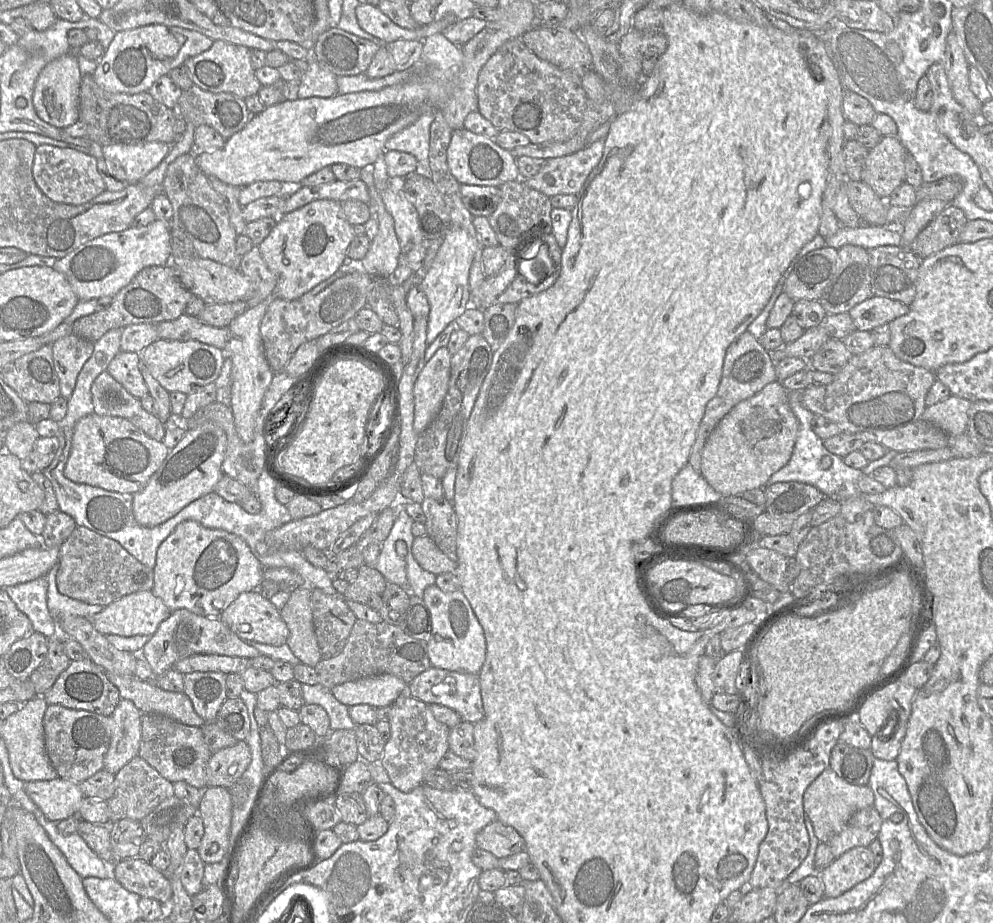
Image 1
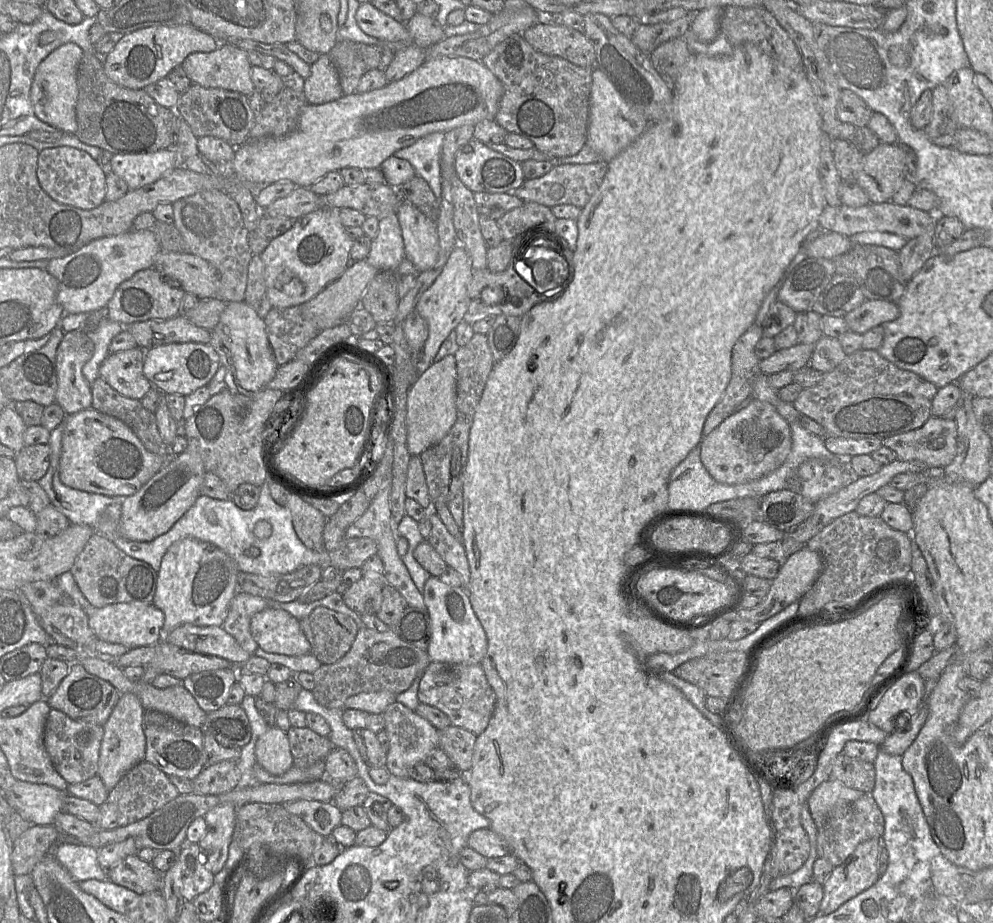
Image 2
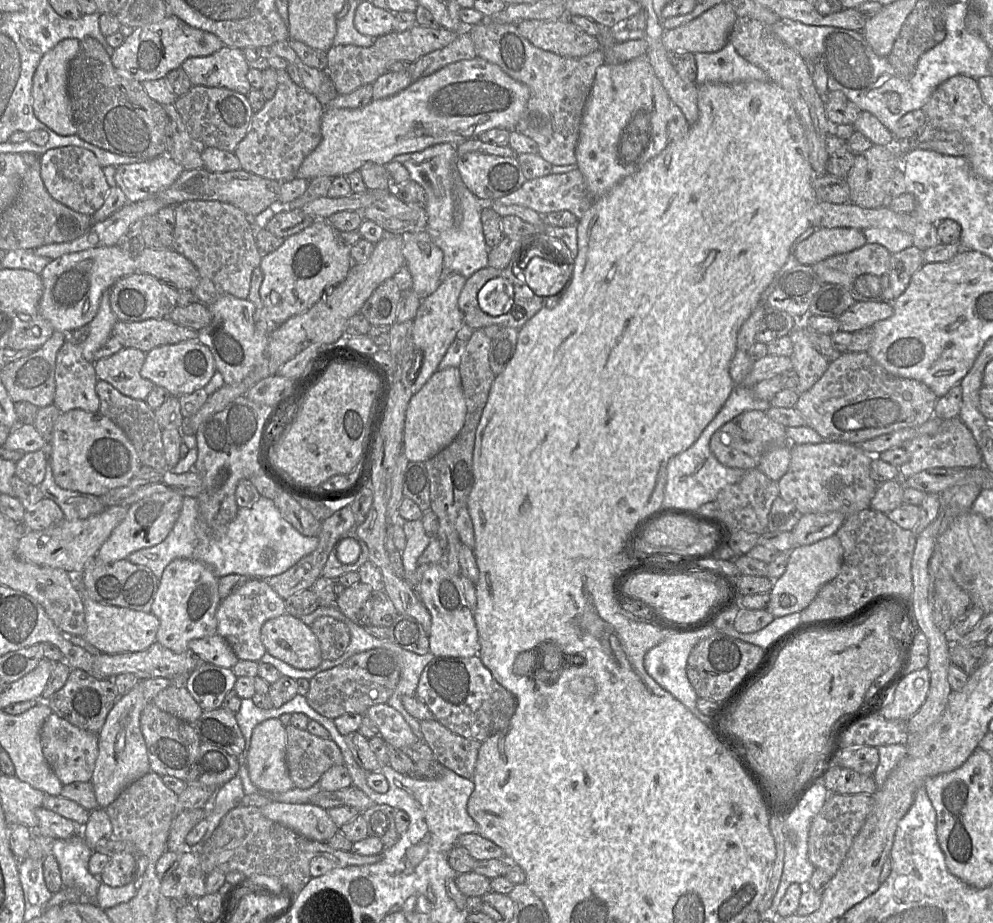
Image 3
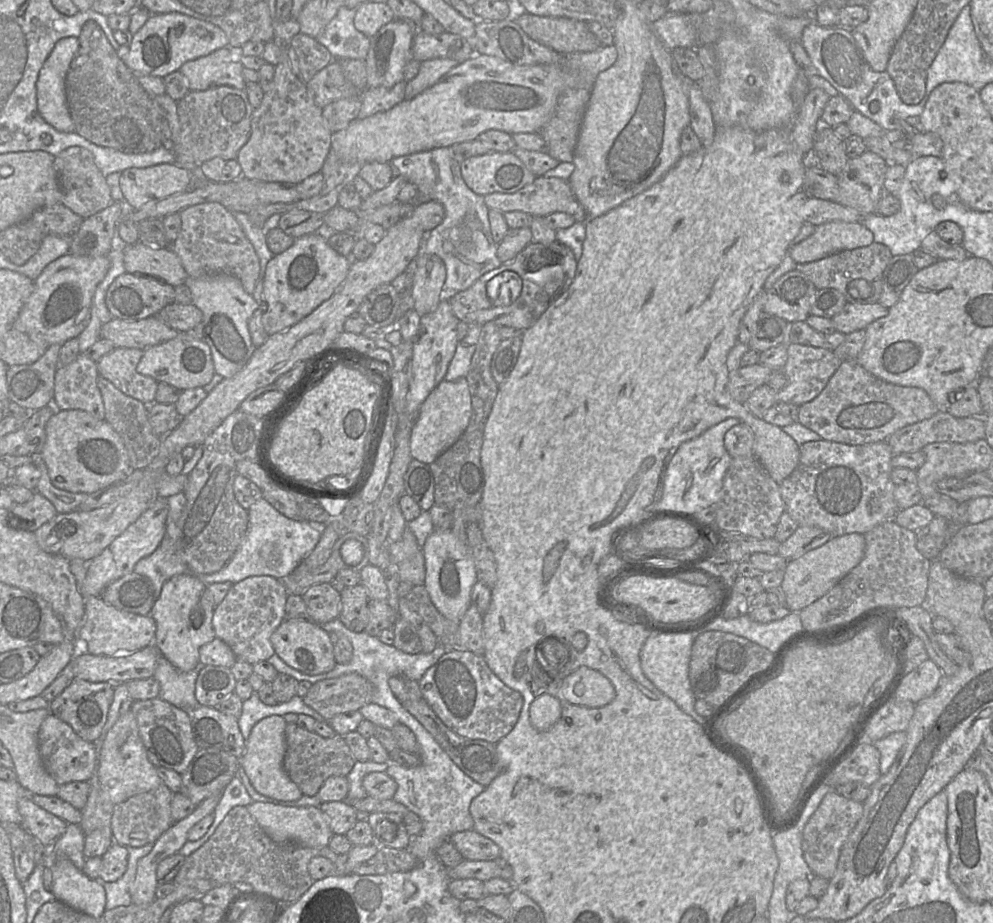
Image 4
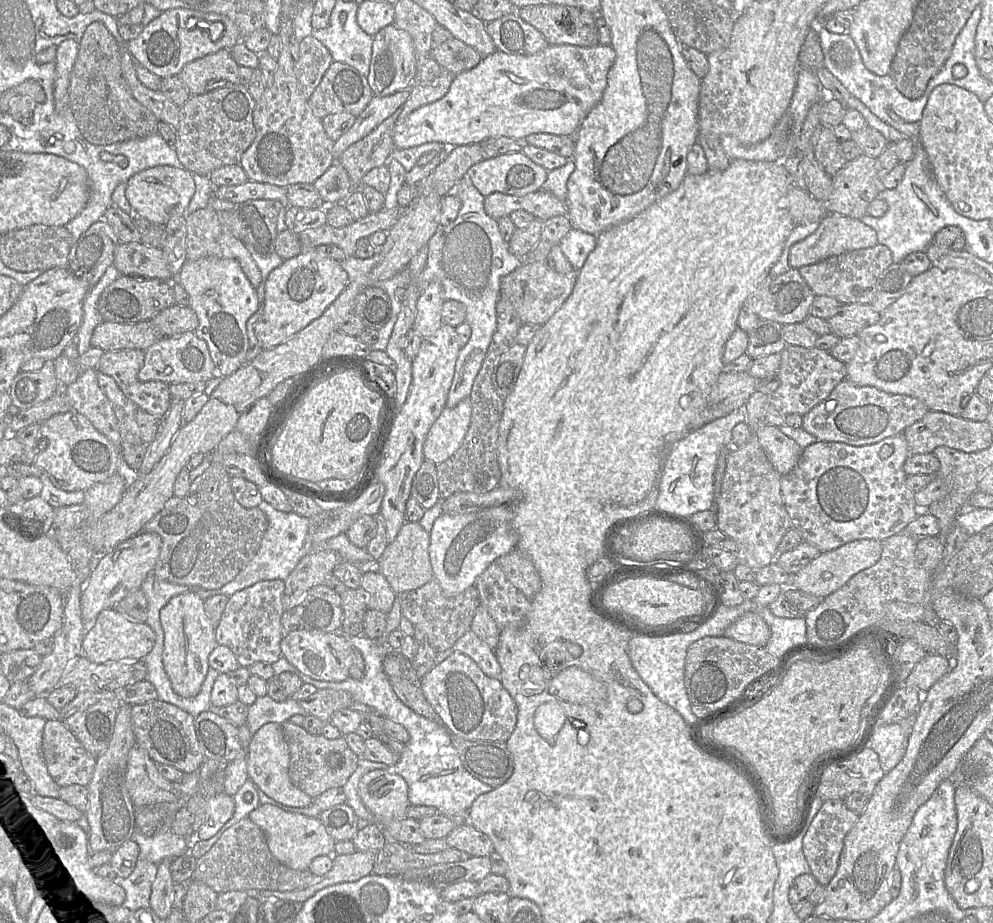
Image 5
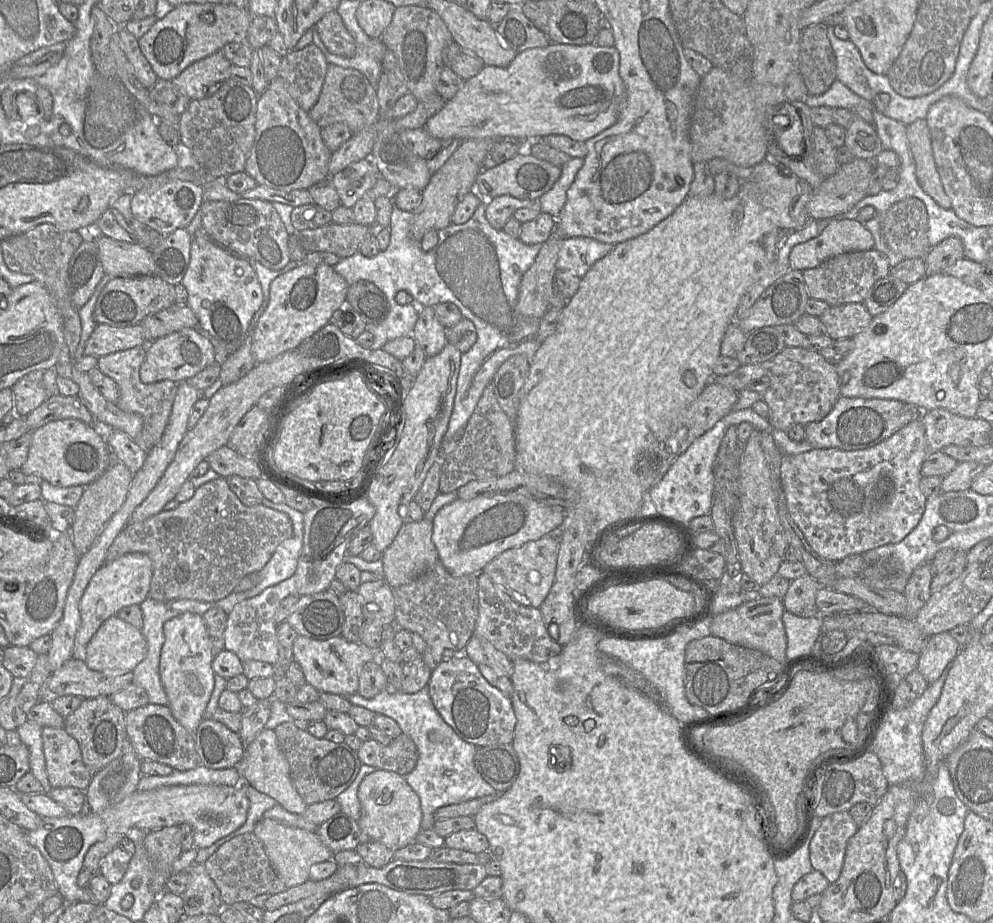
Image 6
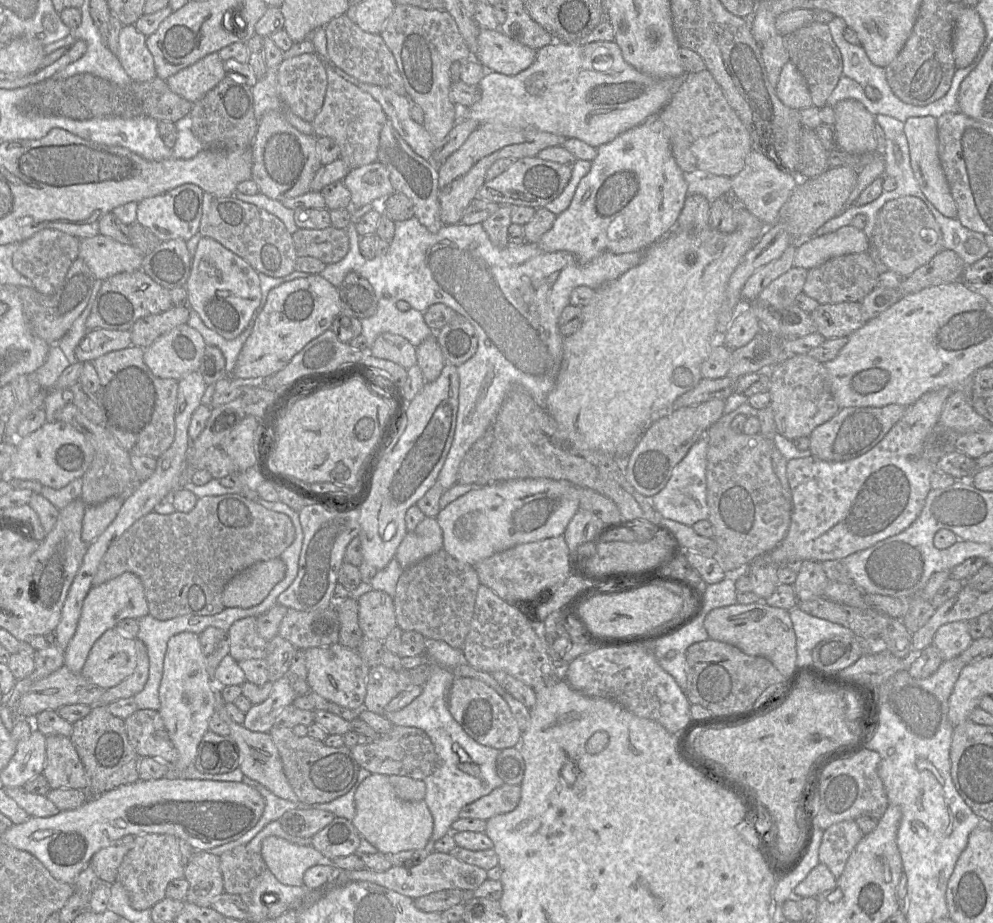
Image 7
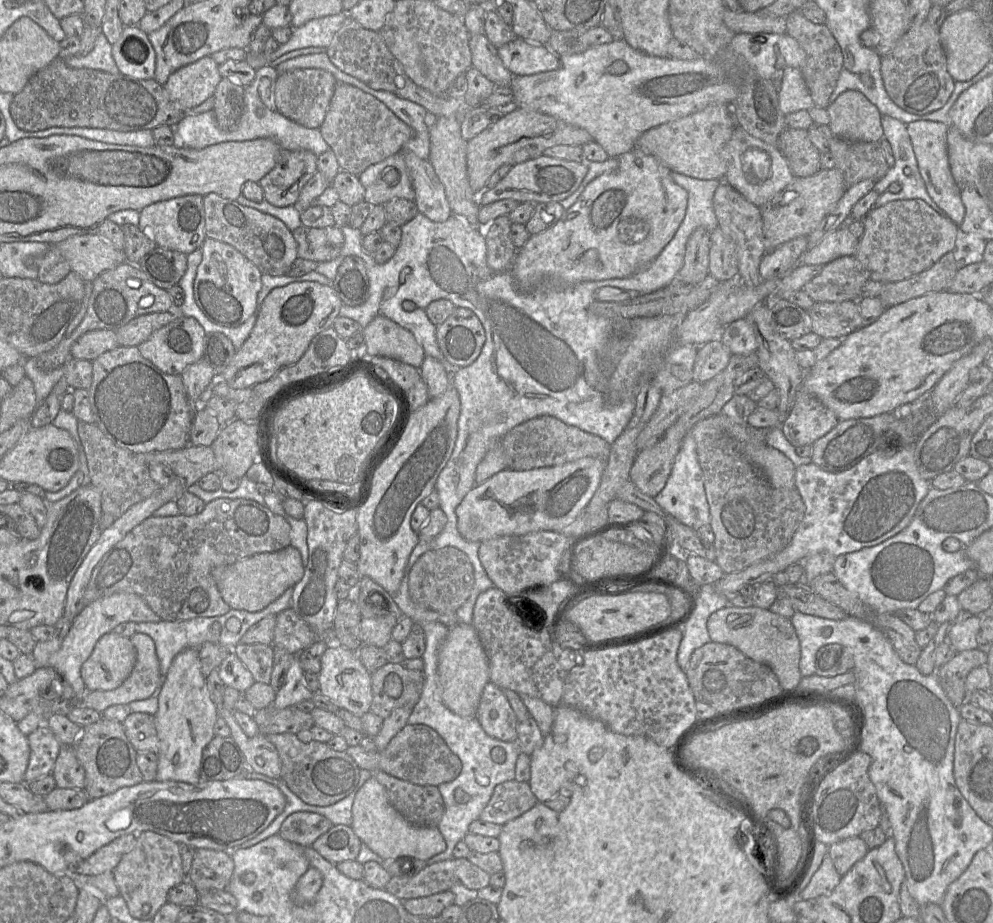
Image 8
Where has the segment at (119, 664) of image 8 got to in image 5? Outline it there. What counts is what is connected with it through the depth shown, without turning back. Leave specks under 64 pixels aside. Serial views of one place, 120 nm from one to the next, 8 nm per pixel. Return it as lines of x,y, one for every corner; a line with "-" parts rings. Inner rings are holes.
114,608
102,610
93,626
85,633
81,655
93,663
103,664
117,661
143,660
152,650
155,641
154,631
146,622
135,622
126,618

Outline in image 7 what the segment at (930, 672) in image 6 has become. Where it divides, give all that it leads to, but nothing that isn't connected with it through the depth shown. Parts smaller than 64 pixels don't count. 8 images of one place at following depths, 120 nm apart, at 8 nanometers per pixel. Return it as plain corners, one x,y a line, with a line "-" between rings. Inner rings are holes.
955,621
940,626
931,645
939,650
943,661
947,661
960,655
972,641
968,631
968,622

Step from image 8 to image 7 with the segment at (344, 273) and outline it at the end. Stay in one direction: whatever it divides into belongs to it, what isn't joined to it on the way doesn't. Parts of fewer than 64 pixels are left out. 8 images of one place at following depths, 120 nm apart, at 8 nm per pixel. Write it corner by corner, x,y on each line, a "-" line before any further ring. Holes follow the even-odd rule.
350,271
337,287
342,310
349,311
358,319
374,316
378,299
369,281
356,271

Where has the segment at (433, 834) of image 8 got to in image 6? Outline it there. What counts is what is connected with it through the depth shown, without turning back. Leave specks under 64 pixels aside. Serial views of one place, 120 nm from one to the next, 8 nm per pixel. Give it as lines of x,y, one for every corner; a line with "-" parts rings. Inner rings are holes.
376,770
364,777
358,788
361,816
358,825
370,840
397,851
415,842
421,831
422,811
417,793
406,782
404,776
395,772

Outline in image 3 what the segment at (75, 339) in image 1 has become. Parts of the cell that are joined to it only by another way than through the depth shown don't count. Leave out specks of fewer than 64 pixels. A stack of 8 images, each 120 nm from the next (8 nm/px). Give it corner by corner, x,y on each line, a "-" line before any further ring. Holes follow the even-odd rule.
66,340
57,353
53,403
61,413
72,409
99,411
94,362
85,360
82,352
83,344

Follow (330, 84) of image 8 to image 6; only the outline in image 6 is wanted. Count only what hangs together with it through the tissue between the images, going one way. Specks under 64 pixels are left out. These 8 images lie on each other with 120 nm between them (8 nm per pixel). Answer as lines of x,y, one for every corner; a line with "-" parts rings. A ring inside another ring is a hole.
314,43
301,50
289,51
281,58
278,75
286,80
289,94
306,112
310,111
319,98
328,65
325,55

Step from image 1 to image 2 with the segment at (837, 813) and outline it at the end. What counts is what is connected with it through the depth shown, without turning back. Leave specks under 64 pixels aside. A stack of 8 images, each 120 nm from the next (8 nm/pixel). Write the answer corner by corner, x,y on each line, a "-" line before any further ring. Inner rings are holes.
829,779
822,782
807,800
817,831
834,810
849,805
863,795
862,791
849,788
839,780

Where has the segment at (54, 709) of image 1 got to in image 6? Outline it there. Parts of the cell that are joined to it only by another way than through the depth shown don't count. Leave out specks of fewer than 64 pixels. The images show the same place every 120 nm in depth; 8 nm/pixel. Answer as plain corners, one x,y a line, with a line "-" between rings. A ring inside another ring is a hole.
42,727
46,772
52,787
76,787
84,791
89,787
93,773
83,761
80,746
64,728

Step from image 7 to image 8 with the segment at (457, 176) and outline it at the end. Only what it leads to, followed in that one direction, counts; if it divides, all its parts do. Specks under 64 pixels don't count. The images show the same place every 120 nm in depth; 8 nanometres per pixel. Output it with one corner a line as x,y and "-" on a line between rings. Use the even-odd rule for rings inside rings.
517,108
508,111
497,122
467,141
467,176
472,190
478,195
487,188
491,175
503,165
516,164
543,156
543,152
557,145
582,146
592,142
592,136
584,129
570,125
553,116

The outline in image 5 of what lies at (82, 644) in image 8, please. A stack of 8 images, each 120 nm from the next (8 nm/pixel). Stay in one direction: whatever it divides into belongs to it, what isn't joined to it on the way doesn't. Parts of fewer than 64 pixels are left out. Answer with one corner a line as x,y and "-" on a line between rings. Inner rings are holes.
153,532
138,533
118,544
112,551
96,556
96,566
81,594
82,619
85,633
93,626
98,614
110,609
130,592
140,589
149,573
154,571
161,550
161,538

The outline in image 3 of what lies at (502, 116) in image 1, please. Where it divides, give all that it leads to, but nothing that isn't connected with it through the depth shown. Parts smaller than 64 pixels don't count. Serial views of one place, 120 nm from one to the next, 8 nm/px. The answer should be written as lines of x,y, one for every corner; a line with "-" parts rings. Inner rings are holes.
481,21
470,30
476,55
487,62
499,66
514,80
528,86
530,96
515,130
531,139
538,145
538,154
552,165
576,164
575,154
579,138
583,110
594,82
596,69
605,63
605,54
597,49
583,57
564,57
534,46
518,30
517,24
498,24
492,21

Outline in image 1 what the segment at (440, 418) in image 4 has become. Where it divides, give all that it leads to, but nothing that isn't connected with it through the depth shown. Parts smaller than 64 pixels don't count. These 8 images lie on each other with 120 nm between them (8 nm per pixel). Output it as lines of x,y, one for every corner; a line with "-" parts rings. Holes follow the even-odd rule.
447,347
439,348
420,371
413,387
413,428
420,435
439,413
448,390
450,360

